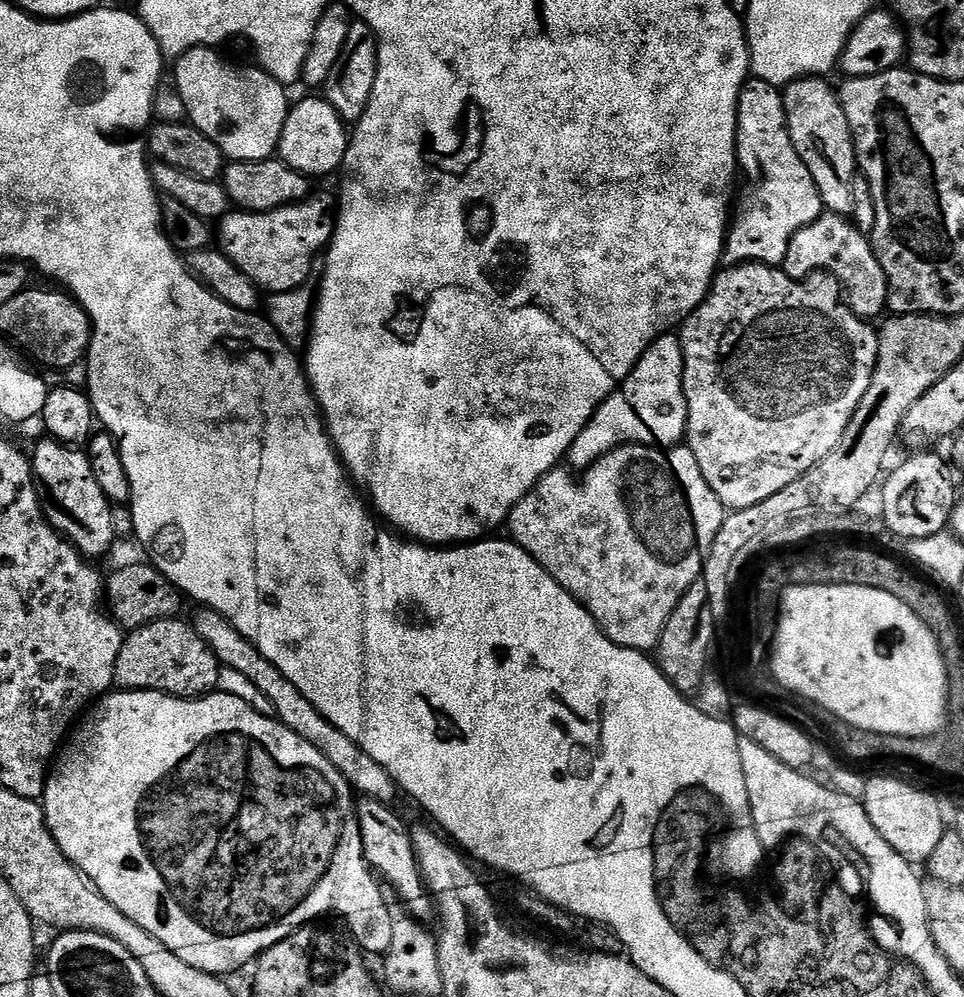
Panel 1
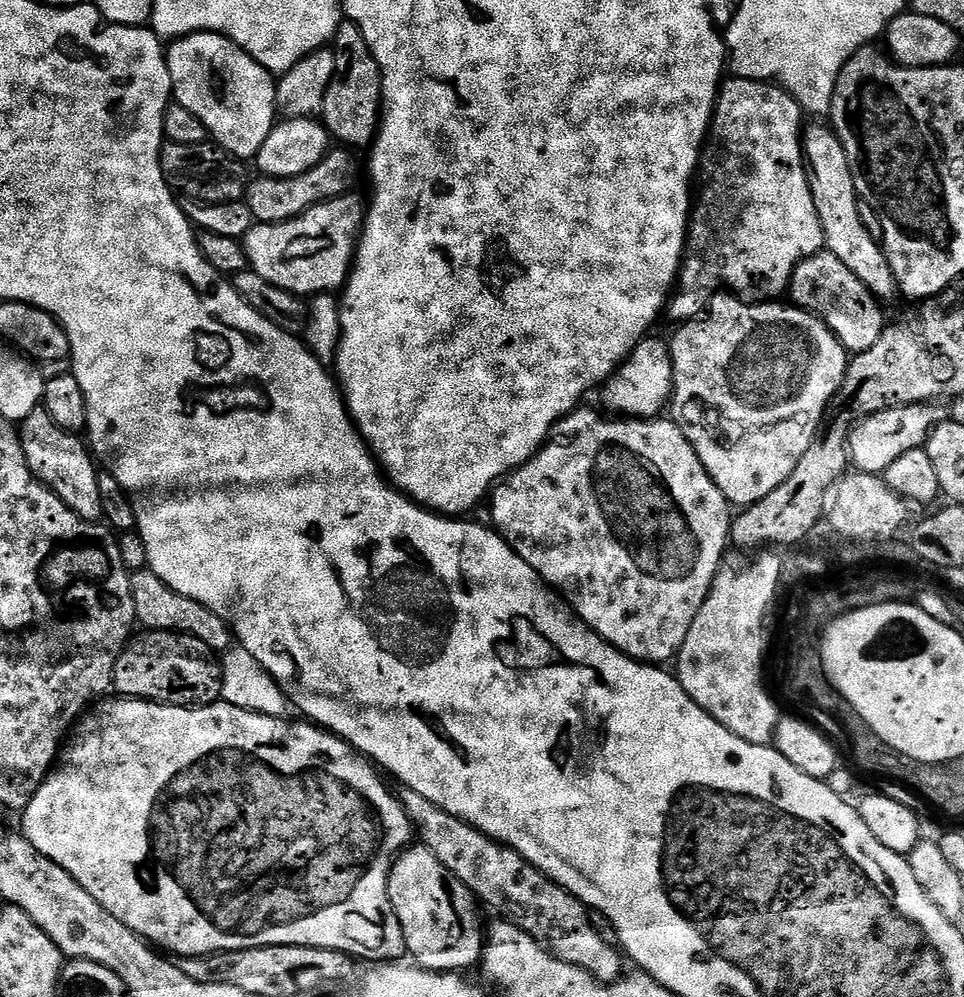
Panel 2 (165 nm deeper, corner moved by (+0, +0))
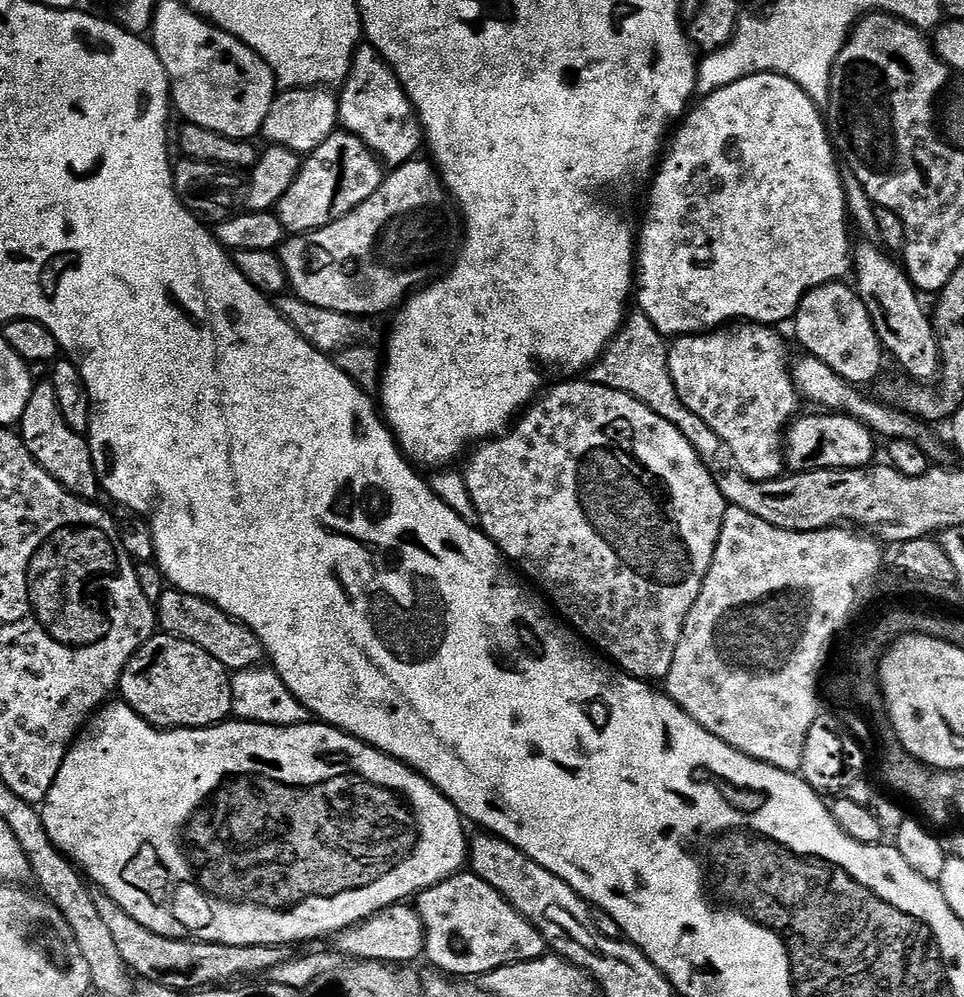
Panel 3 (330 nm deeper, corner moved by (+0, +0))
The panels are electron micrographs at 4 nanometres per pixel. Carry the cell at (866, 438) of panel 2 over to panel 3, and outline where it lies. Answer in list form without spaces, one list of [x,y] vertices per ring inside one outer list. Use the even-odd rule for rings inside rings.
[[[816,414],[797,415],[789,423],[783,438],[784,462],[789,473],[813,472],[827,468],[866,468],[873,463],[877,437],[862,422],[849,416]]]

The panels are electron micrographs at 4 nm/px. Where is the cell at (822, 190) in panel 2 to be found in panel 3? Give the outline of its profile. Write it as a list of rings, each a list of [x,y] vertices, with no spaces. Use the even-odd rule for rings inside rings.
[[[872,242],[857,243],[852,249],[851,271],[856,272],[854,287],[859,294],[860,300],[868,307],[872,314],[874,328],[880,339],[880,347],[884,349],[889,357],[892,356],[900,363],[900,368],[905,372],[905,377],[916,382],[932,382],[941,375],[942,361],[940,358],[940,342],[936,335],[936,330],[932,326],[932,316],[924,313],[924,308],[920,305],[921,293],[916,291],[916,287],[908,281],[908,274],[899,263],[896,264],[881,247]]]

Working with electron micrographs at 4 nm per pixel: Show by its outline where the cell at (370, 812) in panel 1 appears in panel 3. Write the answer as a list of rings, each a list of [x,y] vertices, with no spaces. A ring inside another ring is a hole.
[[[461,870],[448,880],[425,888],[415,897],[414,907],[424,927],[424,956],[436,968],[449,972],[450,977],[476,976],[482,978],[486,973],[498,970],[507,964],[530,962],[545,955],[546,945],[542,934],[529,922],[494,886],[482,882],[471,870]]]

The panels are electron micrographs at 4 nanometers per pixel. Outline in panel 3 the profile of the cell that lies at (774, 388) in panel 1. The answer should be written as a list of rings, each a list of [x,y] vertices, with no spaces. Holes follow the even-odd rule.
[[[755,322],[732,327],[740,328],[675,337],[668,344],[670,378],[678,398],[710,426],[726,452],[728,447],[735,471],[751,480],[775,480],[786,468],[783,438],[802,397],[792,384],[790,355],[779,331]]]

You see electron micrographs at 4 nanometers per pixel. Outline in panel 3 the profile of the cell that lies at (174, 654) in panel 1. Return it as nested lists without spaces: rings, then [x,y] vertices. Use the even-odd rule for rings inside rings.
[[[154,634],[128,659],[118,685],[119,699],[161,729],[209,728],[232,716],[232,681],[222,666],[202,646],[176,636]]]

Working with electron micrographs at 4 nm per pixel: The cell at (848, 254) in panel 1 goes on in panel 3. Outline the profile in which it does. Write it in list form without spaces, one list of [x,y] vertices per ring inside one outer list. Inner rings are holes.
[[[844,282],[823,284],[810,290],[796,308],[790,327],[796,331],[796,340],[807,355],[818,358],[842,378],[857,386],[868,386],[886,361],[880,339],[874,328],[872,314],[860,300],[855,287]]]

